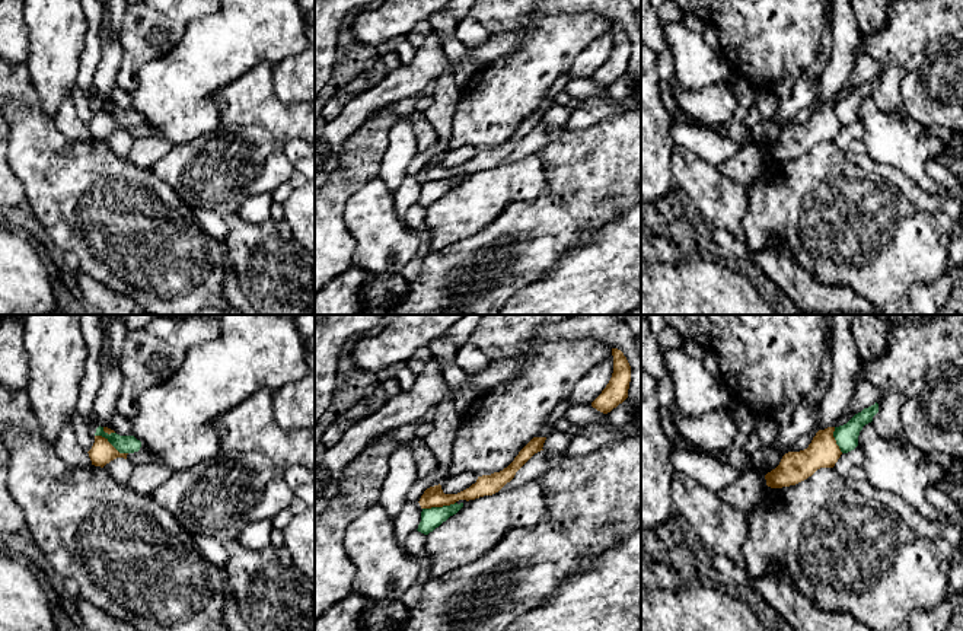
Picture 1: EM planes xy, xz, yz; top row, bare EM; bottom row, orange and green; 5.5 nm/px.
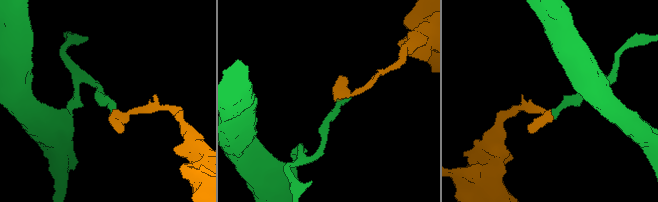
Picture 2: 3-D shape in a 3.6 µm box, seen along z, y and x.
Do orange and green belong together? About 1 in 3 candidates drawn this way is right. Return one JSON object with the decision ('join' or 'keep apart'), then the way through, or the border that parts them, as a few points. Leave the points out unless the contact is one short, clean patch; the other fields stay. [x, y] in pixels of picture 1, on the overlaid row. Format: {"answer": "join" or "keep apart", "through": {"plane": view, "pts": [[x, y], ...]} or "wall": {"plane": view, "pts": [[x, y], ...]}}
{"answer": "keep apart"}

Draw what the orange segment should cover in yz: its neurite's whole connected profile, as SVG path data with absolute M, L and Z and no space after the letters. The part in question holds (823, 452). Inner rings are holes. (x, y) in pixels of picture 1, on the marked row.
M835 427L819 430L807 449L785 453L779 465L765 475L766 485L771 488L795 485L820 468L833 468L842 455L833 431Z

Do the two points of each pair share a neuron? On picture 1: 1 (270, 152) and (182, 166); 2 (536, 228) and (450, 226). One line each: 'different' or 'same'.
1: same
2: different

